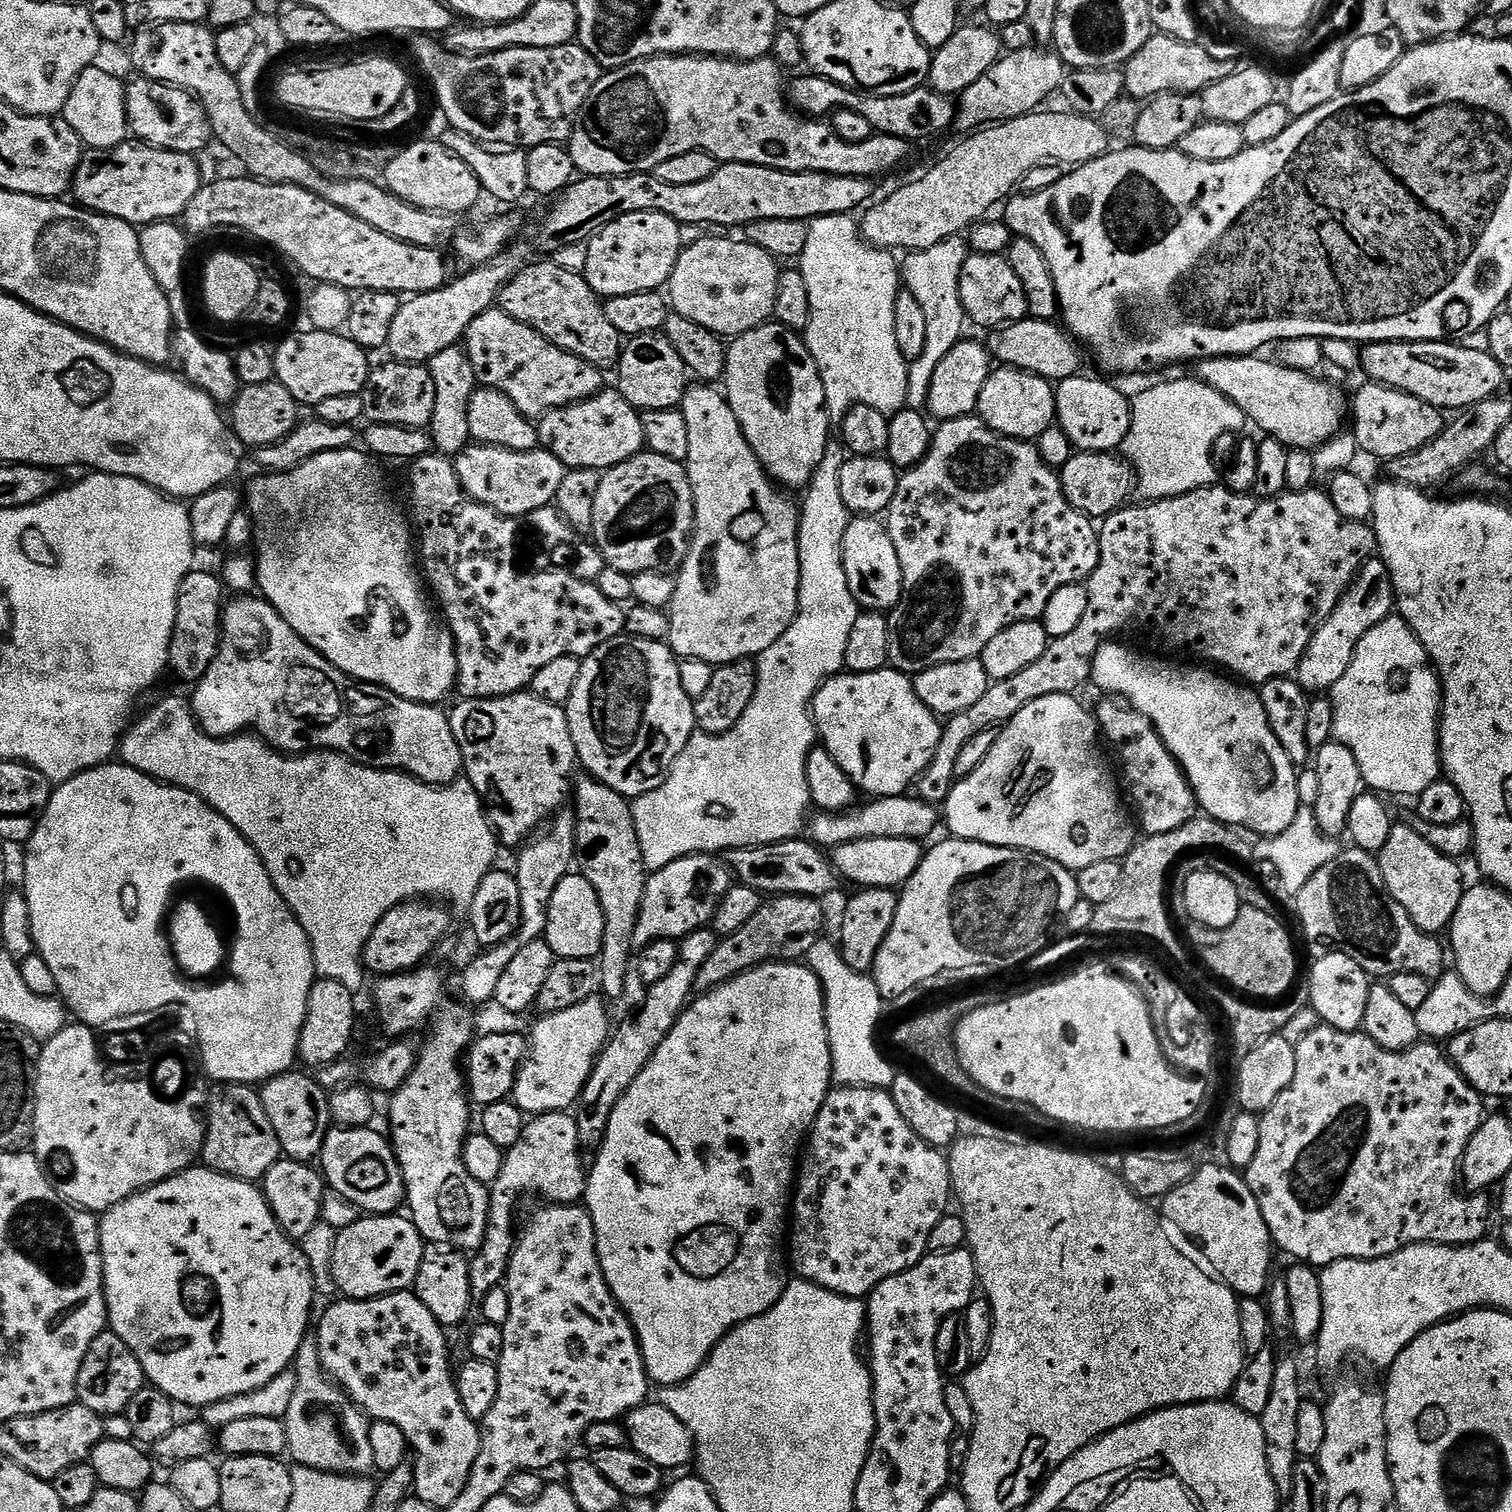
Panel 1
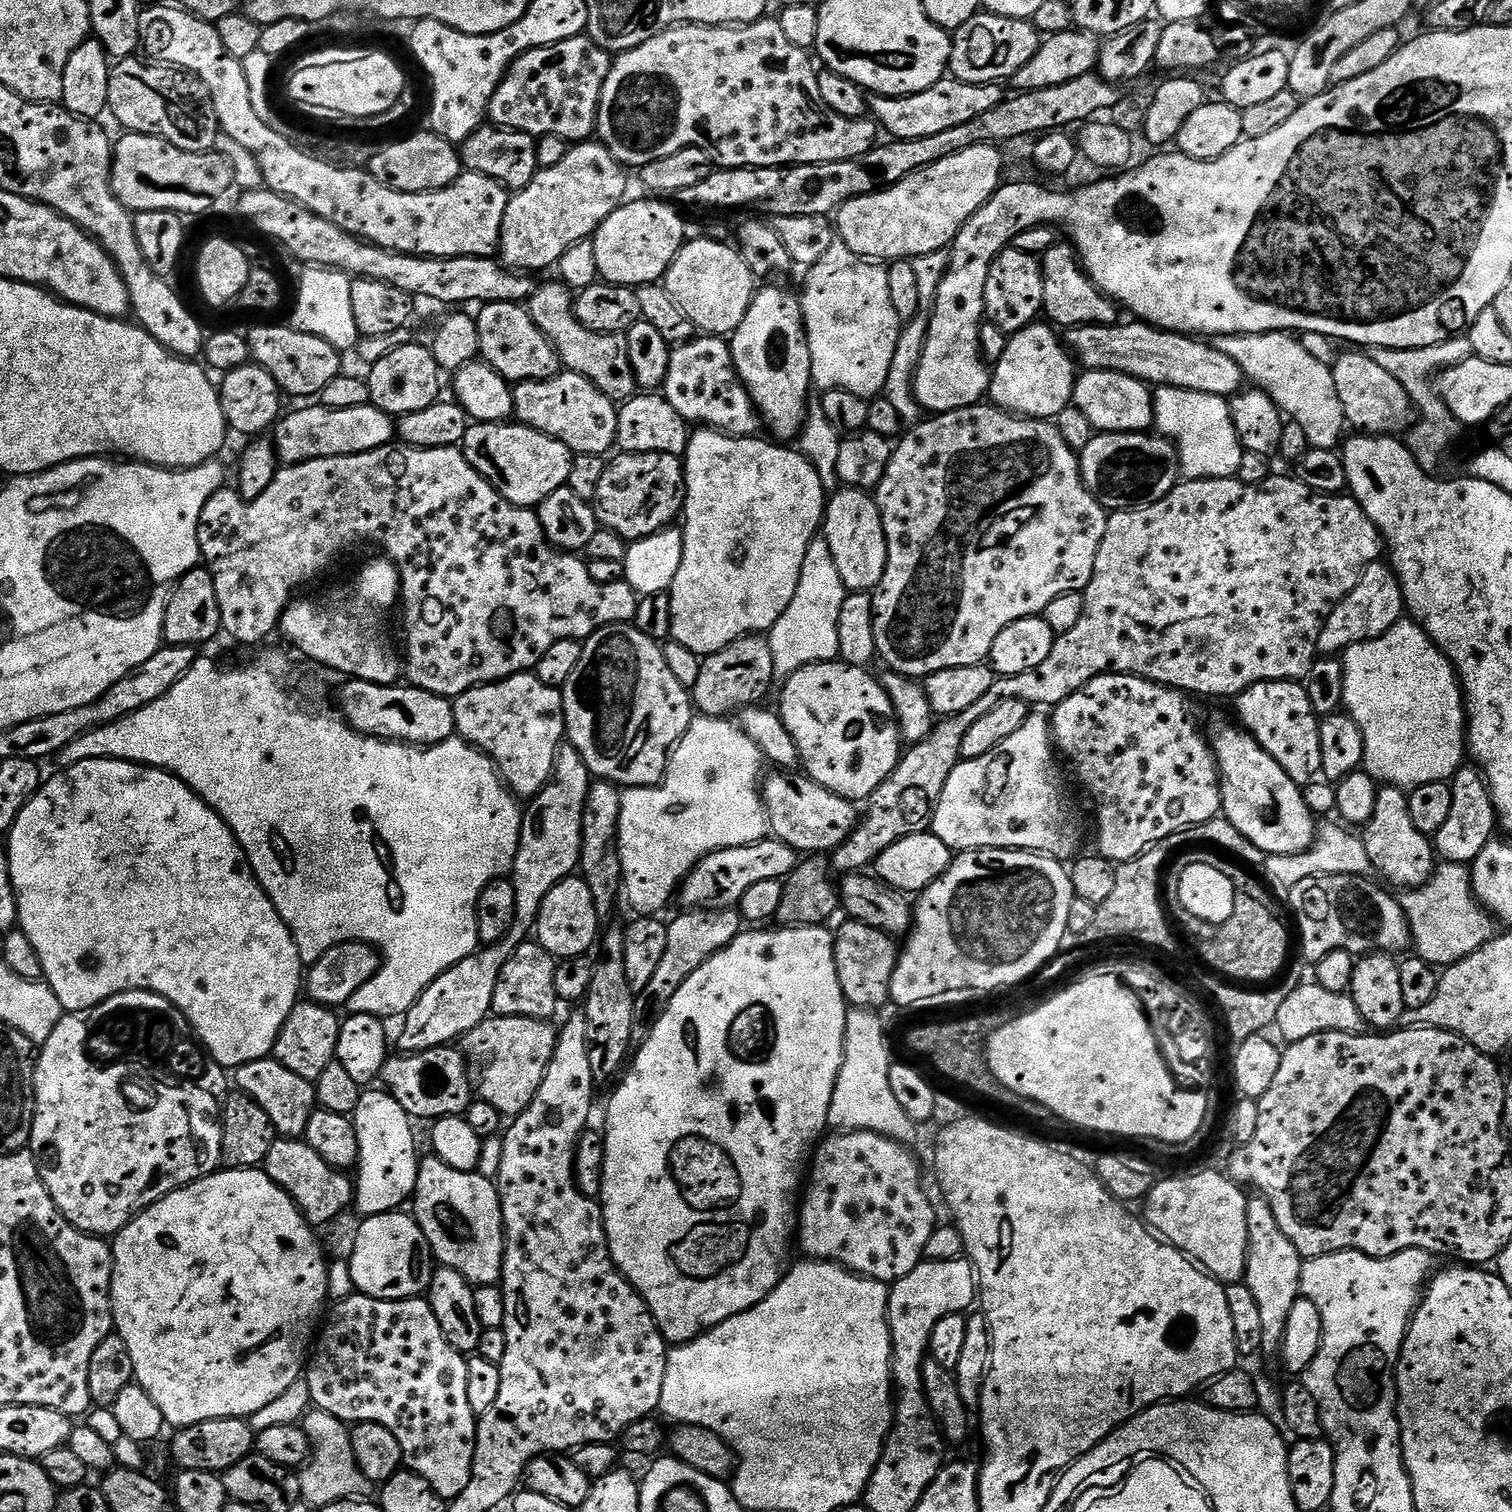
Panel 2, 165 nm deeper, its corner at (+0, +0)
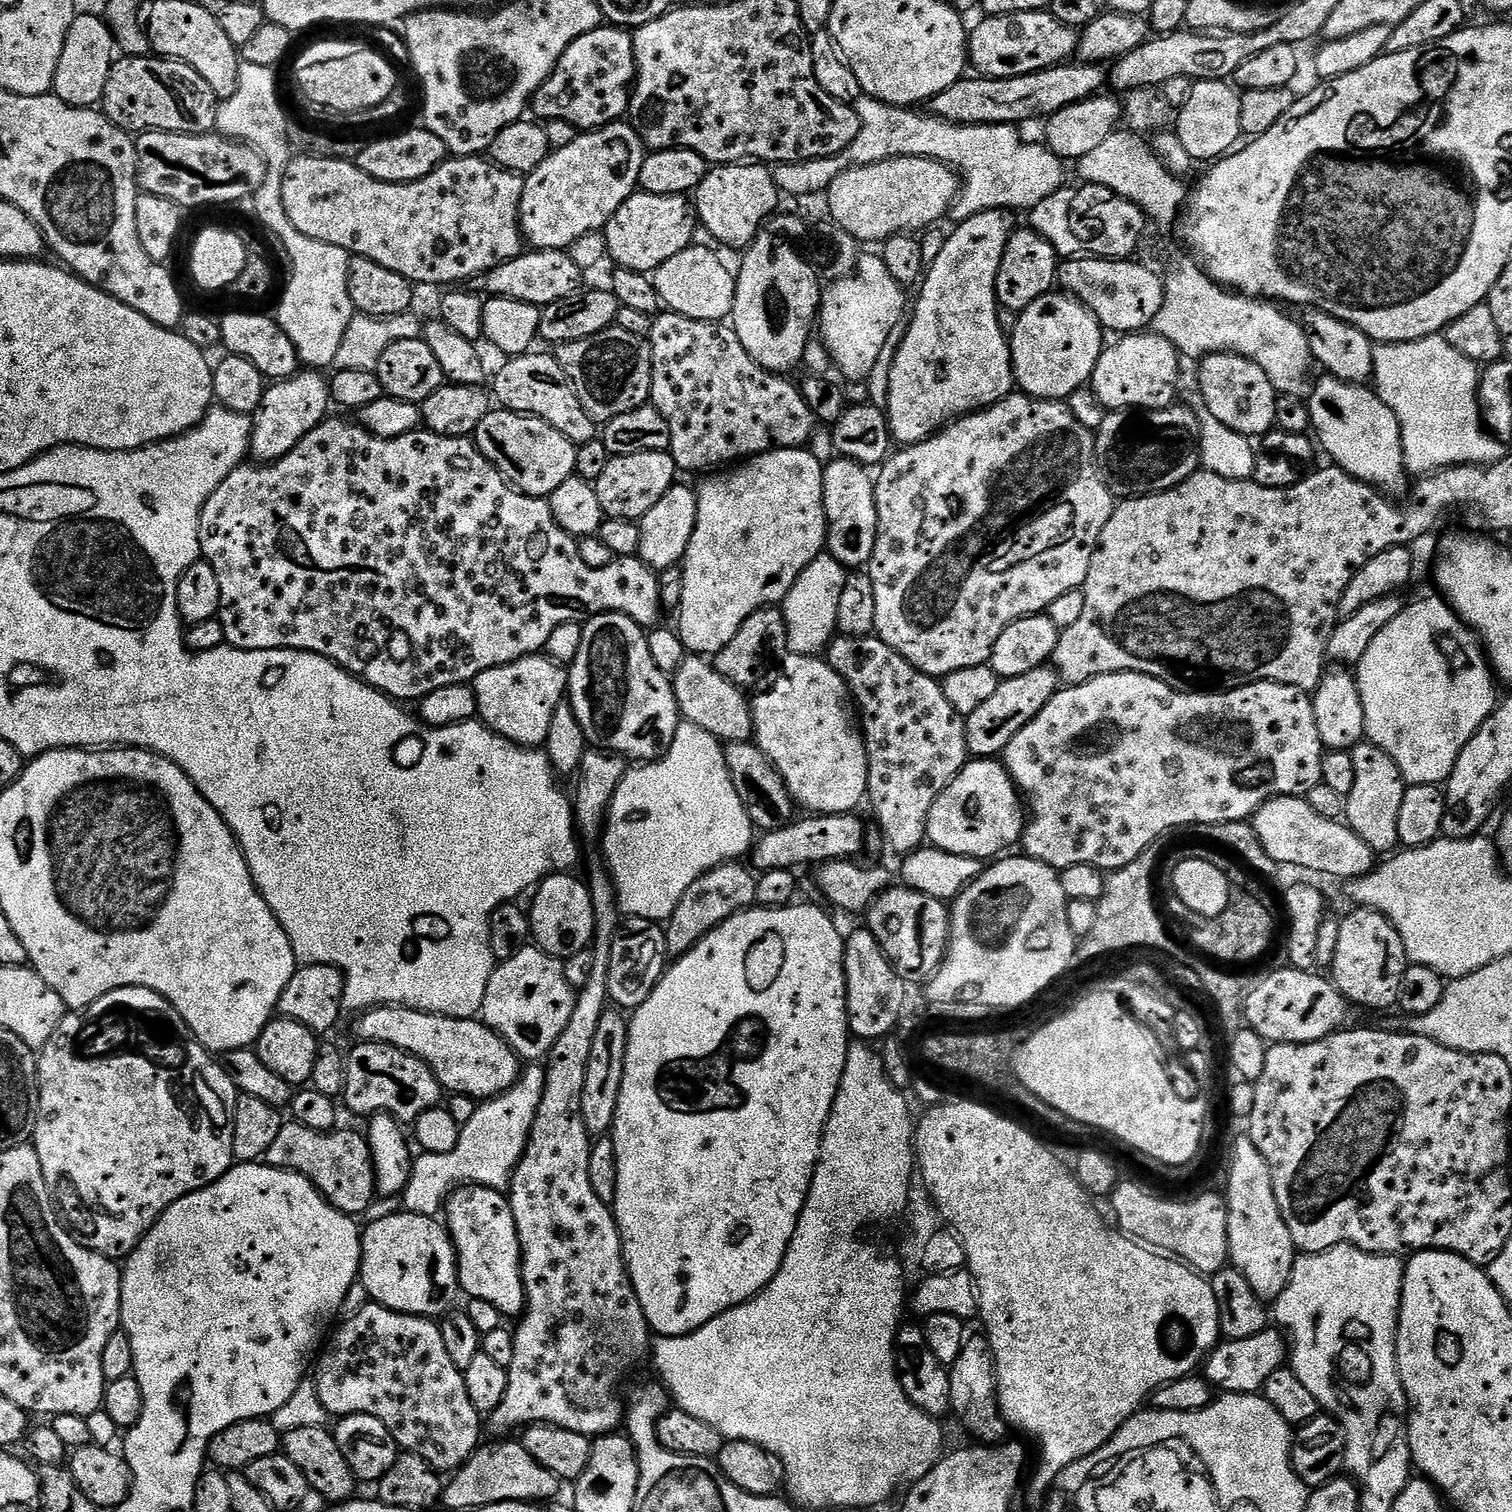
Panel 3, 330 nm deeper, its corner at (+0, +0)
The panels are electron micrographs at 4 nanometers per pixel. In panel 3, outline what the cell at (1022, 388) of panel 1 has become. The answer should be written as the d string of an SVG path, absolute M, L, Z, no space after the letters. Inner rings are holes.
M1053 290L1038 302L1030 302L1015 320L1012 332L1010 328L1012 379L1023 395L1064 402L1074 390L1091 381L1094 366L1106 347L1106 333L1084 304Z

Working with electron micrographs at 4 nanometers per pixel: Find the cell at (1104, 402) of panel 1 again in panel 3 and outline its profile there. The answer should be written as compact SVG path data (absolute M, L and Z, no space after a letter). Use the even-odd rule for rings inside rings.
M1151 330L1124 334L1117 340L1117 344L1105 347L1094 366L1090 387L1098 402L1102 402L1105 410L1157 412L1159 408L1173 407L1182 363L1176 348Z

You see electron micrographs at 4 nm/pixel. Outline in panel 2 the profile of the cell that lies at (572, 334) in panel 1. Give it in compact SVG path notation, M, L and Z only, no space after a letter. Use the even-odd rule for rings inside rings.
M563 282L556 284L541 283L532 297L526 301L528 313L534 318L536 328L554 346L554 350L560 356L560 363L567 371L574 374L582 374L602 394L606 394L611 400L623 402L637 395L638 385L634 378L634 370L630 366L630 354L628 353L627 335L617 334L608 336L605 332L586 330L582 322L578 322L574 307L574 292Z

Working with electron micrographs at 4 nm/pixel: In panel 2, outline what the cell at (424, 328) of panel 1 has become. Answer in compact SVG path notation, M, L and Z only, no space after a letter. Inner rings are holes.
M580 142L569 147L558 166L539 169L530 186L509 199L502 218L500 263L520 274L555 269L566 250L595 236L598 226L625 203L627 174L625 165L618 163L599 142Z

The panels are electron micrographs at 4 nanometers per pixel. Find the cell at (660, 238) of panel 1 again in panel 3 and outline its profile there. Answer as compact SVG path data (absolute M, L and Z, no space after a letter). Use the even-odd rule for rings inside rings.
M637 190L618 206L602 233L607 255L616 268L652 274L662 262L670 262L674 254L682 254L690 247L697 227L694 204L688 196L659 196Z

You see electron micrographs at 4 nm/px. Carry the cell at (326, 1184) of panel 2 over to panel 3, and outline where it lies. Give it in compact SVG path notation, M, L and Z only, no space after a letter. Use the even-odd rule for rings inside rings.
M286 1122L282 1130L278 1130L278 1138L274 1138L270 1150L266 1150L263 1163L269 1164L271 1168L284 1168L288 1172L302 1174L338 1211L356 1218L359 1217L359 1212L364 1212L371 1206L372 1199L377 1199L376 1164L372 1161L372 1148L368 1145L367 1135L340 1131L319 1132L295 1122Z

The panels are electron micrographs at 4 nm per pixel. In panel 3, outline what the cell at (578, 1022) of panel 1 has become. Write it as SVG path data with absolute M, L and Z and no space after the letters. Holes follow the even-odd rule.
M385 1006L370 1008L357 1020L360 1021L356 1024L356 1032L361 1041L389 1044L422 1058L422 1062L434 1070L445 1093L470 1096L477 1102L483 1102L510 1090L520 1078L520 1057L483 1019L459 1020L413 1008Z

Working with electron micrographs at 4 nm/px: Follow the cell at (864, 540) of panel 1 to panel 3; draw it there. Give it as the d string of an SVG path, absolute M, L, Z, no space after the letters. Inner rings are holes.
M833 458L824 464L822 494L828 523L827 555L835 558L845 570L863 569L874 554L874 542L878 538L878 506L873 473L853 460Z

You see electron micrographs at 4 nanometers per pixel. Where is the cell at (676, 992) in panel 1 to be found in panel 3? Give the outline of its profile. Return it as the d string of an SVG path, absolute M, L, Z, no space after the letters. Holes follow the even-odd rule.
M744 862L720 864L702 874L702 878L698 878L698 882L694 882L694 886L682 894L682 902L678 902L674 914L666 922L664 933L669 957L685 956L707 932L726 922L726 918L753 907L758 894L756 882L753 869Z

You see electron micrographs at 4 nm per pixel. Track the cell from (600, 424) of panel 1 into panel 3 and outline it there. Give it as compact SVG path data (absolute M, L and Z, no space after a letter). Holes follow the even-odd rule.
M533 350L525 352L523 356L505 359L503 363L492 380L492 388L490 387L491 395L501 409L542 418L550 426L554 426L558 434L566 434L566 438L570 438L570 442L577 446L597 439L597 421L586 414L574 386L566 378L555 355L548 353L547 356L544 352Z

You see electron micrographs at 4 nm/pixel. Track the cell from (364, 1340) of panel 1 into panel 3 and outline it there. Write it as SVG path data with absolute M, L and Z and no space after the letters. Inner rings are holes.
M369 1302L343 1323L336 1333L331 1333L332 1341L330 1336L319 1353L320 1361L314 1364L318 1398L322 1398L322 1406L326 1406L329 1417L366 1414L378 1418L404 1452L421 1456L437 1472L451 1474L461 1468L482 1443L482 1414L474 1410L474 1402L470 1402L470 1394L466 1394L462 1369L454 1366L450 1354L446 1354L439 1323L427 1316L407 1316L375 1302Z

